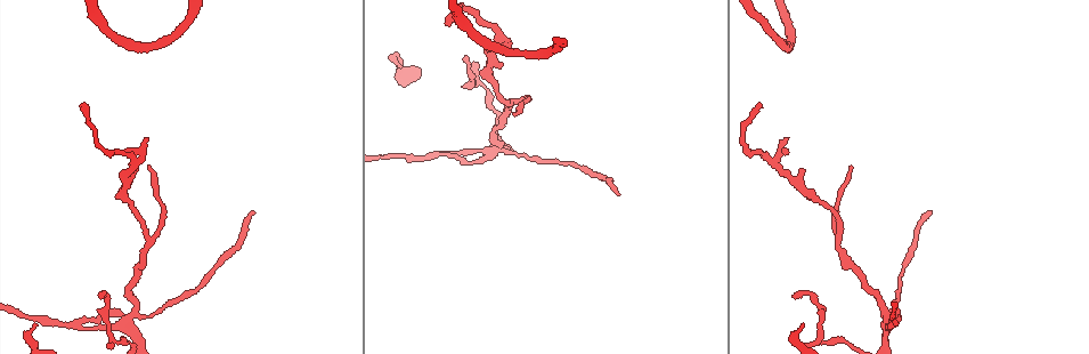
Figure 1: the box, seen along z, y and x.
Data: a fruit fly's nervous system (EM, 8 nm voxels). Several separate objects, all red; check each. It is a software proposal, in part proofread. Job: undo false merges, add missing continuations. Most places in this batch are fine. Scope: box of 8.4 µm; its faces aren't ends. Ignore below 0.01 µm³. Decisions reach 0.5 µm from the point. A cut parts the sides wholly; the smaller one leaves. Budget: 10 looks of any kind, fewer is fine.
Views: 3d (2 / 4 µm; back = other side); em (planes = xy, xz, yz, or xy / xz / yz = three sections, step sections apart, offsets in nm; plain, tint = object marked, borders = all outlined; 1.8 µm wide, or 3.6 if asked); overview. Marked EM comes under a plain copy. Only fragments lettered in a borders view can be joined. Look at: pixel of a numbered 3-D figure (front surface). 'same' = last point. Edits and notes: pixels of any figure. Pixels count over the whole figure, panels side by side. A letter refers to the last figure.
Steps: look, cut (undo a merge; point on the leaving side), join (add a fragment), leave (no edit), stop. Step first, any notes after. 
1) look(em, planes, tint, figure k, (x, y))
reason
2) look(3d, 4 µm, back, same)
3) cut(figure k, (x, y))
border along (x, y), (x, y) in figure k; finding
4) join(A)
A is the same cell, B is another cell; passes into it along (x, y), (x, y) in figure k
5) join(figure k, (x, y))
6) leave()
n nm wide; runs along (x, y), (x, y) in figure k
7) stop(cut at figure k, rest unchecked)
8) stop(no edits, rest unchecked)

look(em, planes, borders, figure 1, (144, 137))
an open end

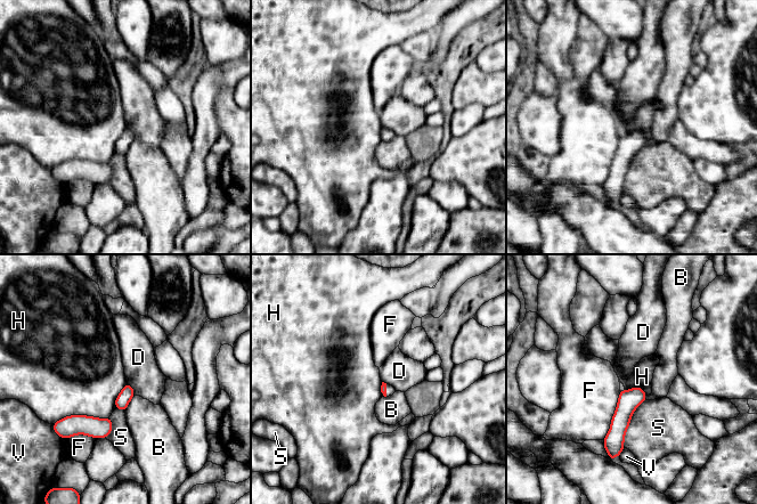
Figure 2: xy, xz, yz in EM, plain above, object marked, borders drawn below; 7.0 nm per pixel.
leave()
B, D, F, H, S and V are other cells; runs along (637, 389), (625, 407), (610, 446) in figure 2; no lettered fragment goes on from it

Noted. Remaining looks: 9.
look(3d, 2 µm, figure 1, (81, 104))
branch stops here

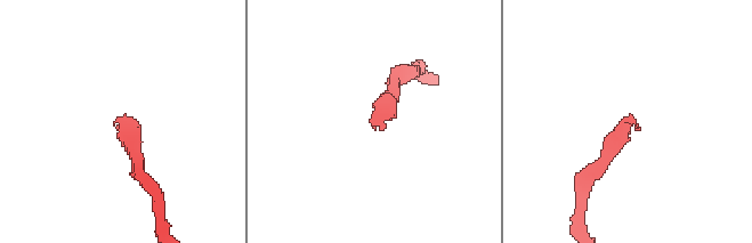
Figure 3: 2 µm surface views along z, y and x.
look(em, planes, borders, figure 3, (374, 123))
now the EM

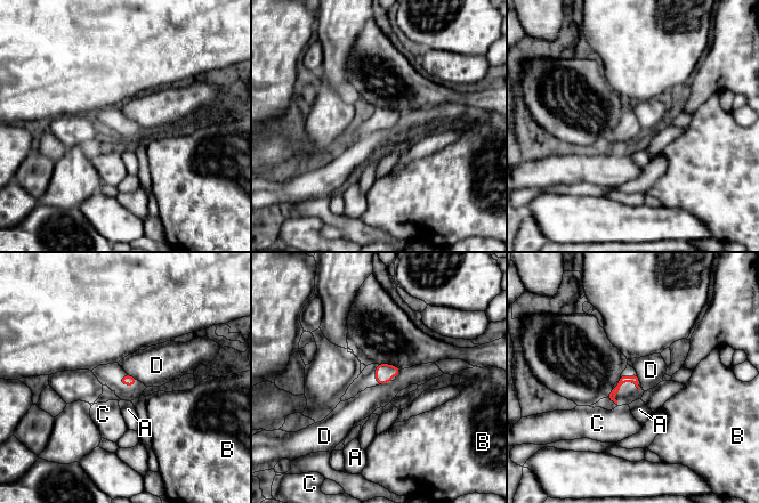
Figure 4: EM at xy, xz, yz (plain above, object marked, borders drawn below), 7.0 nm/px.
leave()
A, B, C and D are other cells; border along (392, 381), (380, 384) in figure 4; none of them fits

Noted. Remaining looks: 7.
look(3d, 4 µm, figure 1, (147, 238))
abrupt turn

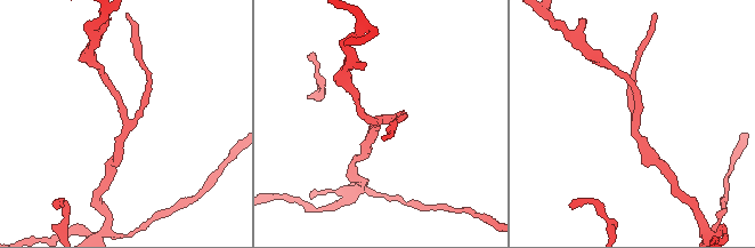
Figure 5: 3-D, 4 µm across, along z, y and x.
look(em, planes, tint, figure 5, (636, 119))
3 arms

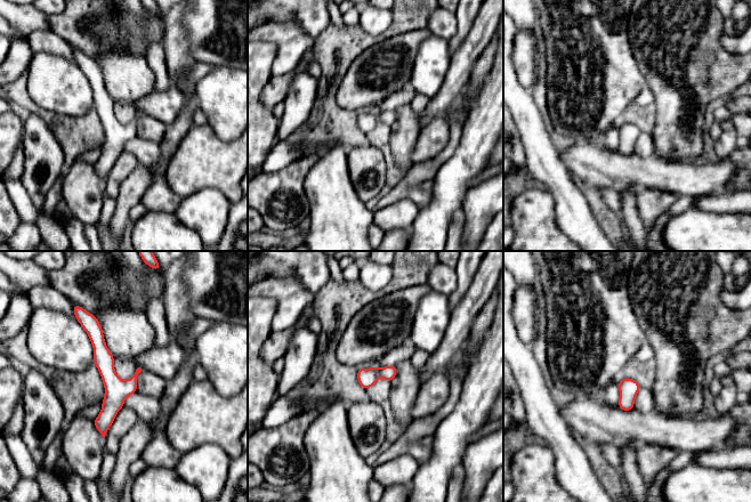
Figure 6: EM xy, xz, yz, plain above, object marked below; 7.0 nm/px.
look(em, planes, borders, same)
what lies round it

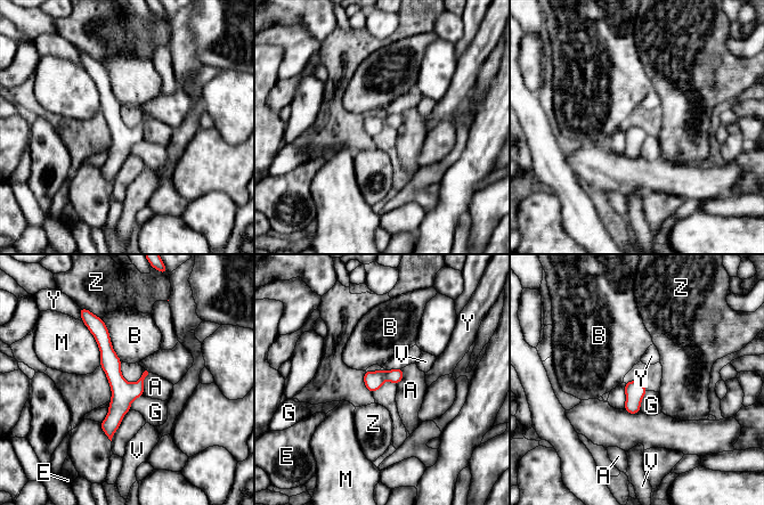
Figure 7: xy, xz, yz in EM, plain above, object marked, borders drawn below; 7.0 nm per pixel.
leave()
A, B, E, G, M, V, Y and Z are other cells; runs along (91, 324), (118, 383), (110, 433) in figure 7; one cell here

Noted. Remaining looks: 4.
look(em, 3.6 µm, yz, step 16, tint, figure 1, (498, 151))
looks like a crossing

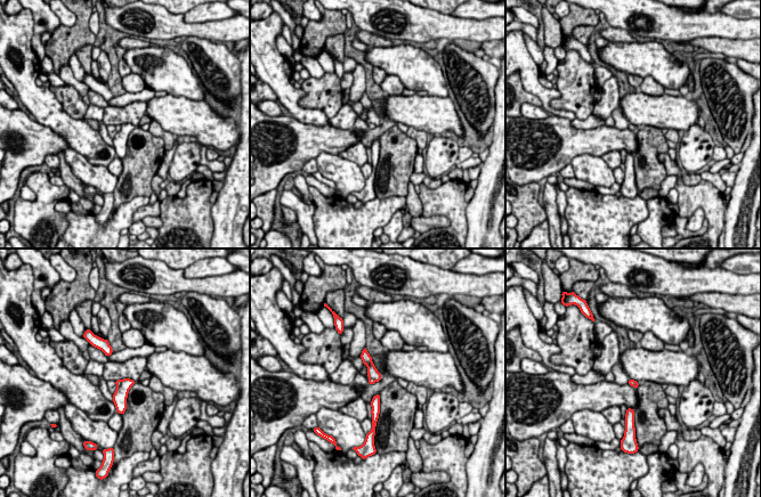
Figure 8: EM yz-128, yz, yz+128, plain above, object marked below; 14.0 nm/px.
look(em, 3.6 µm, xy, step 4, tint, same)

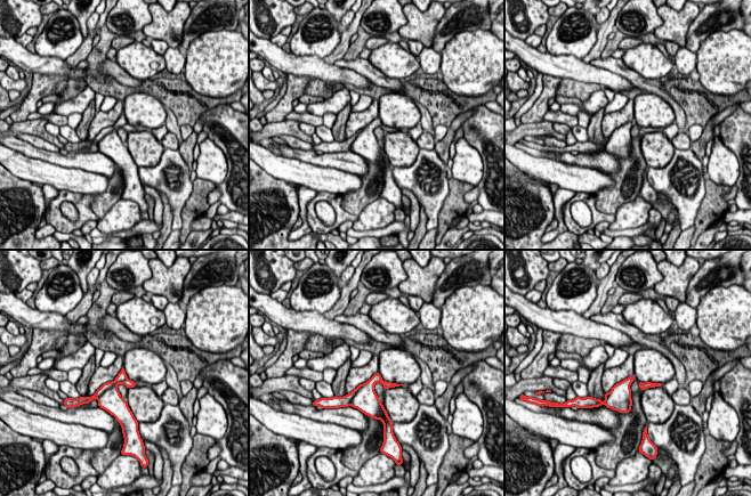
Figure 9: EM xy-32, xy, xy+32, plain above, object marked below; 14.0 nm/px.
look(em, 3.6 µm, xy, step 4, borders, same)

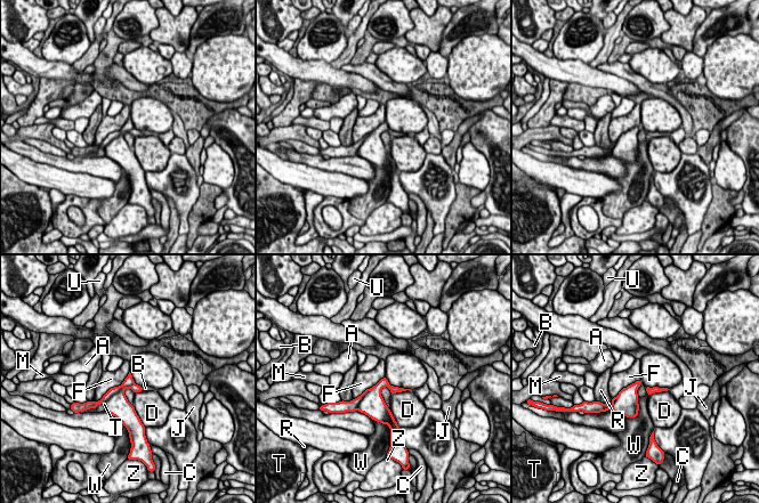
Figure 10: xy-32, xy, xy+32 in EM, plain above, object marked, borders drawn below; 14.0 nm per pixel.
cut(figure 10, (113, 390))
140 nm wide; A, B, C, D, F, J, M, R, T, U, W and Z are other cells; the part that leaves runs along (647, 388), (667, 389) in figure 10; a second cell is stuck on

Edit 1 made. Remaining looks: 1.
stop(cut at figure 10, rest unchecked)

